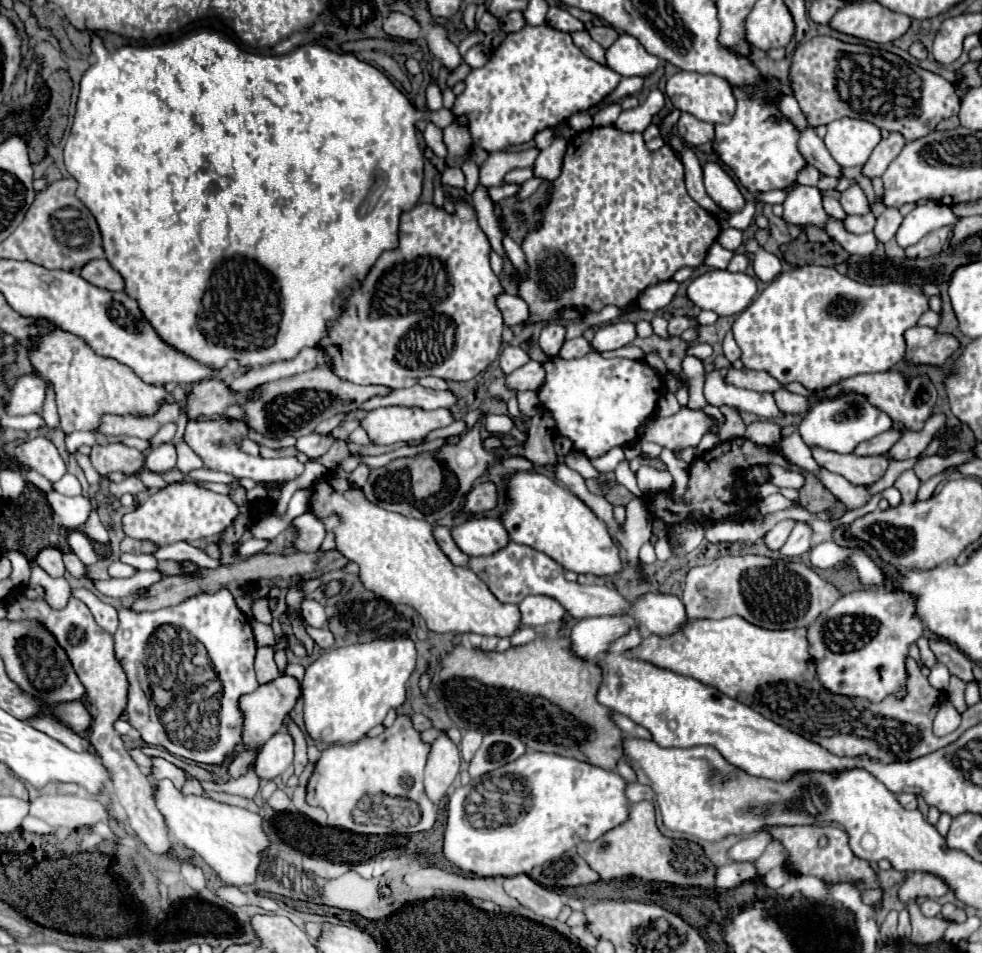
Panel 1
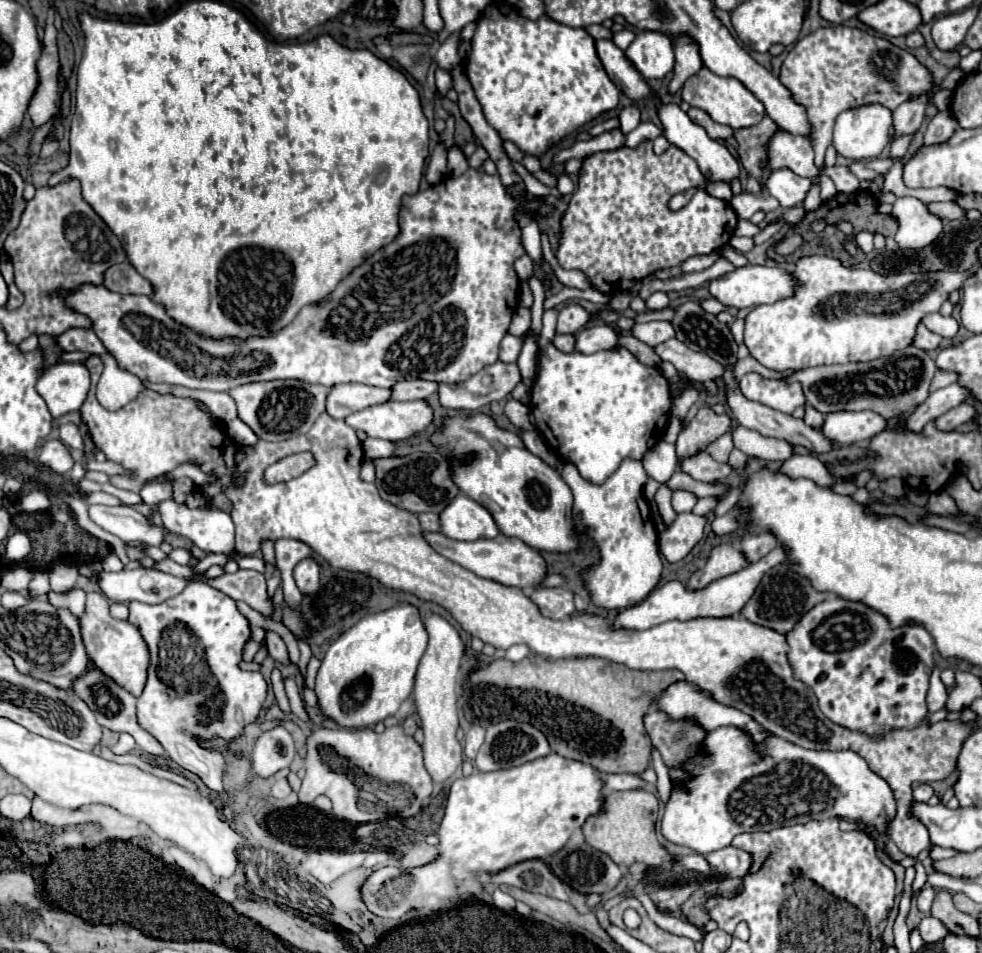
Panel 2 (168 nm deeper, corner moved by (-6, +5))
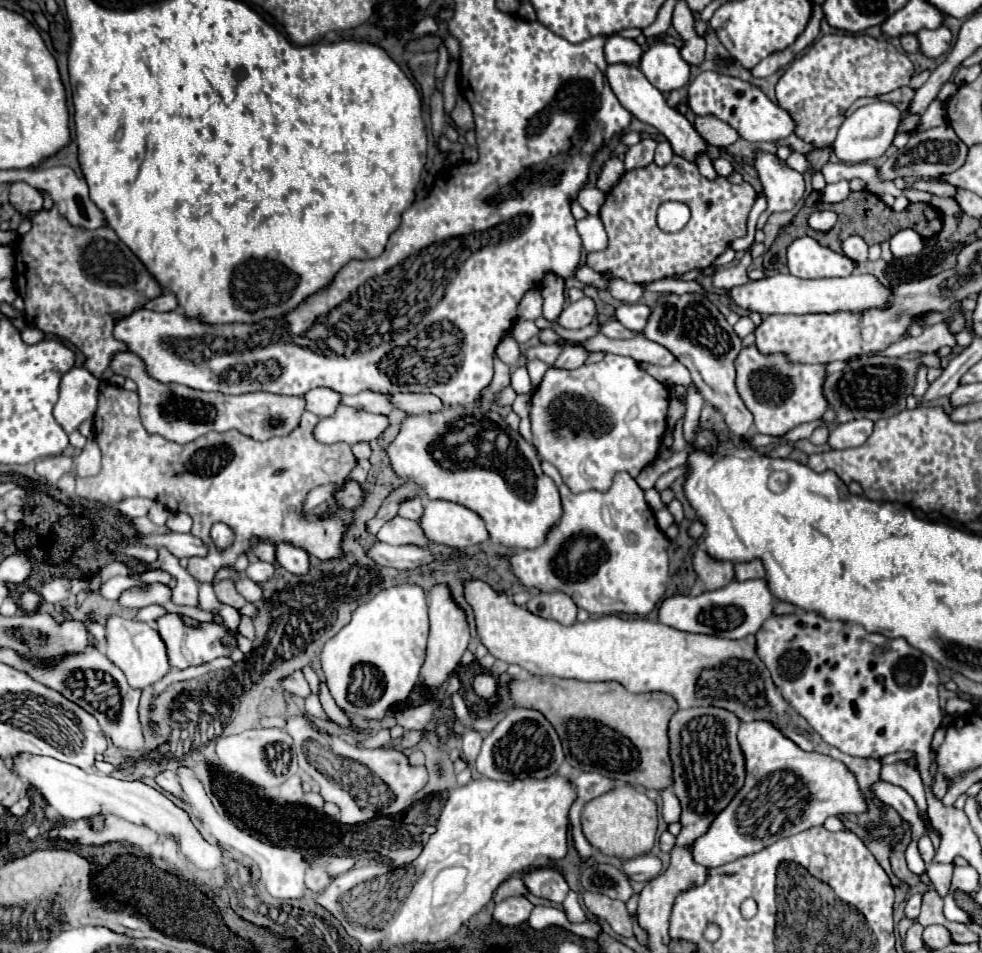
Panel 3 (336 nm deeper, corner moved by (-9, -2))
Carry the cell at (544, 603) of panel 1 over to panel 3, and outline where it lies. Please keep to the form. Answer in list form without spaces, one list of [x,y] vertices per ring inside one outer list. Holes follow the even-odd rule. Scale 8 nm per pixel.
[[[563,592],[533,594],[525,606],[537,616],[557,620],[559,624],[565,624],[565,626],[571,626],[577,616],[575,602],[569,596],[565,596]]]

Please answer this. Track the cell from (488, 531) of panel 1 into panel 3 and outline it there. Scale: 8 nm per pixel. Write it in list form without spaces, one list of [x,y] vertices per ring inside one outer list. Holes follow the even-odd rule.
[[[433,500],[425,504],[421,528],[429,540],[453,544],[453,548],[469,548],[489,540],[485,522],[477,516],[477,512],[447,500]]]

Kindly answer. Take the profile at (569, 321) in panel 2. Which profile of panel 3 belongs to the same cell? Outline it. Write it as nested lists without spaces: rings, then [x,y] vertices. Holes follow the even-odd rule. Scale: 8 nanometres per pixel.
[[[583,298],[577,302],[571,302],[559,316],[559,324],[567,330],[577,330],[577,328],[585,328],[587,324],[591,324],[597,316],[595,310],[595,302],[591,298]]]

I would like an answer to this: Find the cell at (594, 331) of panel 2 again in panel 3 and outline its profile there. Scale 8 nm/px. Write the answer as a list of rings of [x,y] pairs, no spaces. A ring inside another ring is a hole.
[[[573,344],[573,346],[565,346],[561,356],[557,358],[555,366],[557,368],[579,368],[585,364],[585,360],[589,358],[589,352],[585,352],[585,348],[581,348],[581,344]]]

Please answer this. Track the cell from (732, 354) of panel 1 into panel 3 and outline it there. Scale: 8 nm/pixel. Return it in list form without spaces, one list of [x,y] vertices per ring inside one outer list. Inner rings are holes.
[[[743,316],[743,318],[739,318],[739,322],[735,324],[735,332],[737,332],[737,336],[739,338],[745,338],[747,334],[751,334],[755,330],[755,324],[751,322],[751,318],[747,318],[747,316]]]

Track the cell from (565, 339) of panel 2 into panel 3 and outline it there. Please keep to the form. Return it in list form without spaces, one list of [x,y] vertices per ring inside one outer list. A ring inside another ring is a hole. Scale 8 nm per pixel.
[[[541,344],[541,346],[533,346],[527,350],[527,360],[533,360],[533,358],[539,358],[543,360],[545,364],[553,364],[553,360],[557,360],[557,356],[561,354],[561,346],[559,344]]]

